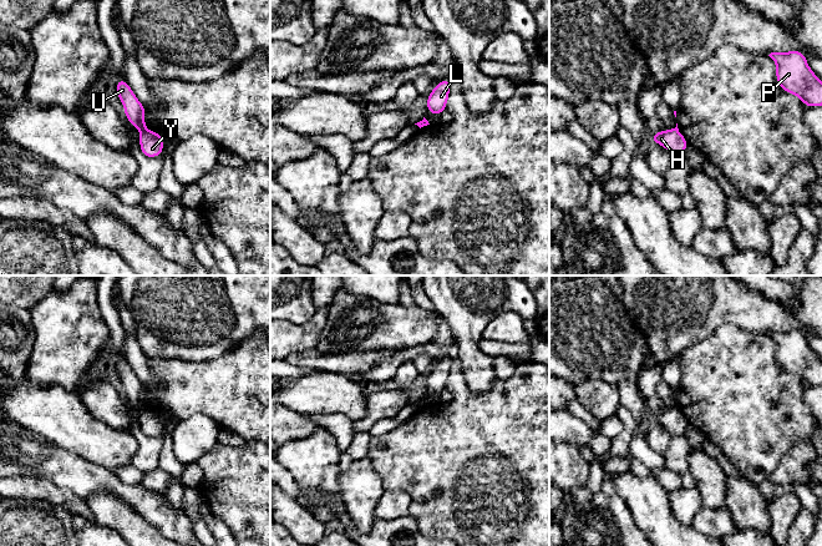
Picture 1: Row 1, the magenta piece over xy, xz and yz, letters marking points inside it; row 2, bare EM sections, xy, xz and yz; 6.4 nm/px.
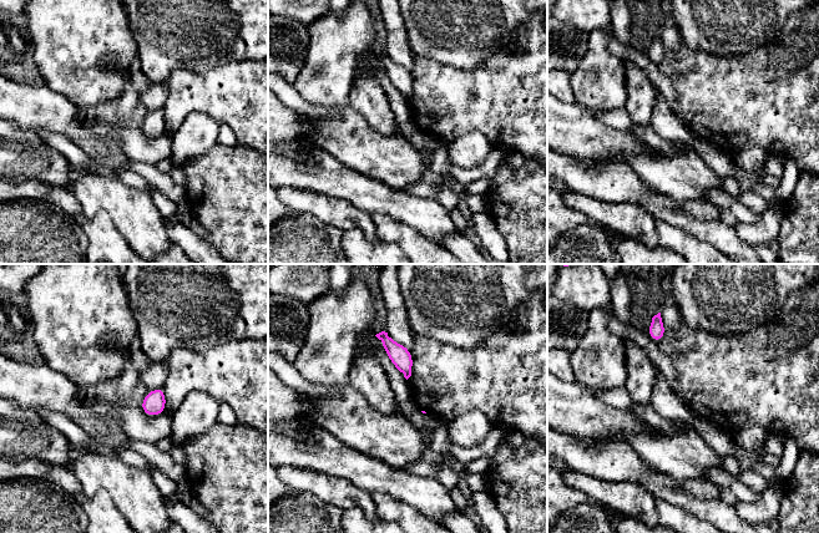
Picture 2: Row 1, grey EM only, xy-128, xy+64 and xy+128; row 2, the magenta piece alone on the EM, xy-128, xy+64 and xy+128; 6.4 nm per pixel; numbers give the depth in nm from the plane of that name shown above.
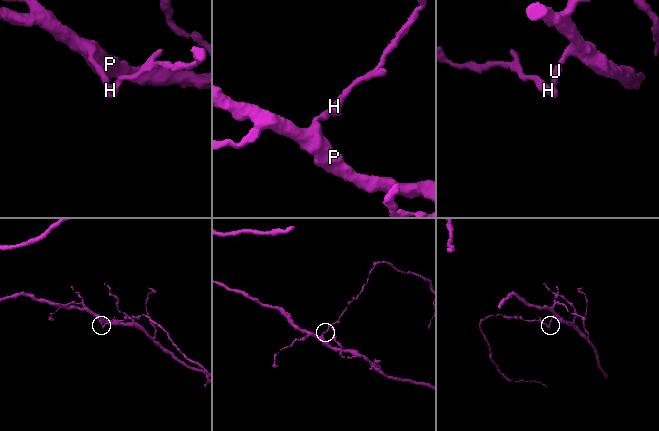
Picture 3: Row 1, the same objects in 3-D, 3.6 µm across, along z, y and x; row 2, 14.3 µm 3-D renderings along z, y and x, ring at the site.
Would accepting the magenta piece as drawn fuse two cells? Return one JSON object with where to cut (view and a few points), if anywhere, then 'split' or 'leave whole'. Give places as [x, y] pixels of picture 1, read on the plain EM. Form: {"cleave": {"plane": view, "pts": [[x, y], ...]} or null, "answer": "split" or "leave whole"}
{"cleave": {"plane": "xy", "pts": [[145, 407], [141, 409]]}, "answer": "split"}

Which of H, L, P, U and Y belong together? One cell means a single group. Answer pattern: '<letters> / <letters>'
H L Y / P U

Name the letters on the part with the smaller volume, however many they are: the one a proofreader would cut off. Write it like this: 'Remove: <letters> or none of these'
Remove: H, L, Y

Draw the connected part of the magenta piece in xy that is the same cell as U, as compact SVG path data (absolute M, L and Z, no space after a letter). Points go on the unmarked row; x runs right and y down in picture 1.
M117 358L116 363L116 373L118 374L123 388L125 388L125 395L127 396L131 405L144 409L146 401L146 388L139 381L132 368L130 366L128 362L122 358Z

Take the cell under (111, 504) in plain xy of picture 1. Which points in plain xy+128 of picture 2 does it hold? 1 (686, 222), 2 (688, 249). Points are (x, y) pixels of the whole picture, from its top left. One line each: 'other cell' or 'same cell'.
1: other cell
2: same cell

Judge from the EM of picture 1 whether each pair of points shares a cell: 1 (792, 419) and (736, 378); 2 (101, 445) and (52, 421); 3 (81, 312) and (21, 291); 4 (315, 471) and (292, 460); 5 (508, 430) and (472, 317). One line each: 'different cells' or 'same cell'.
1: same cell
2: same cell
3: different cells
4: same cell
5: different cells

